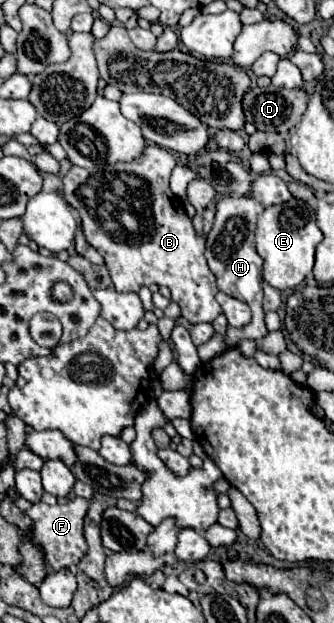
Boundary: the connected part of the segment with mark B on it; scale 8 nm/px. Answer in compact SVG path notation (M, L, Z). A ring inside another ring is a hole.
M148 143L140 157L126 163L112 163L96 169L72 167L62 177L64 197L80 215L80 223L84 235L88 237L88 243L104 257L116 291L138 293L140 287L166 285L172 291L172 301L180 305L182 317L186 317L192 325L212 323L222 313L222 307L214 299L218 293L216 277L212 277L212 271L206 265L206 257L204 257L206 239L196 237L192 221L182 209L180 197L176 197L168 187L174 165L176 159L170 151L166 151L160 145Z

